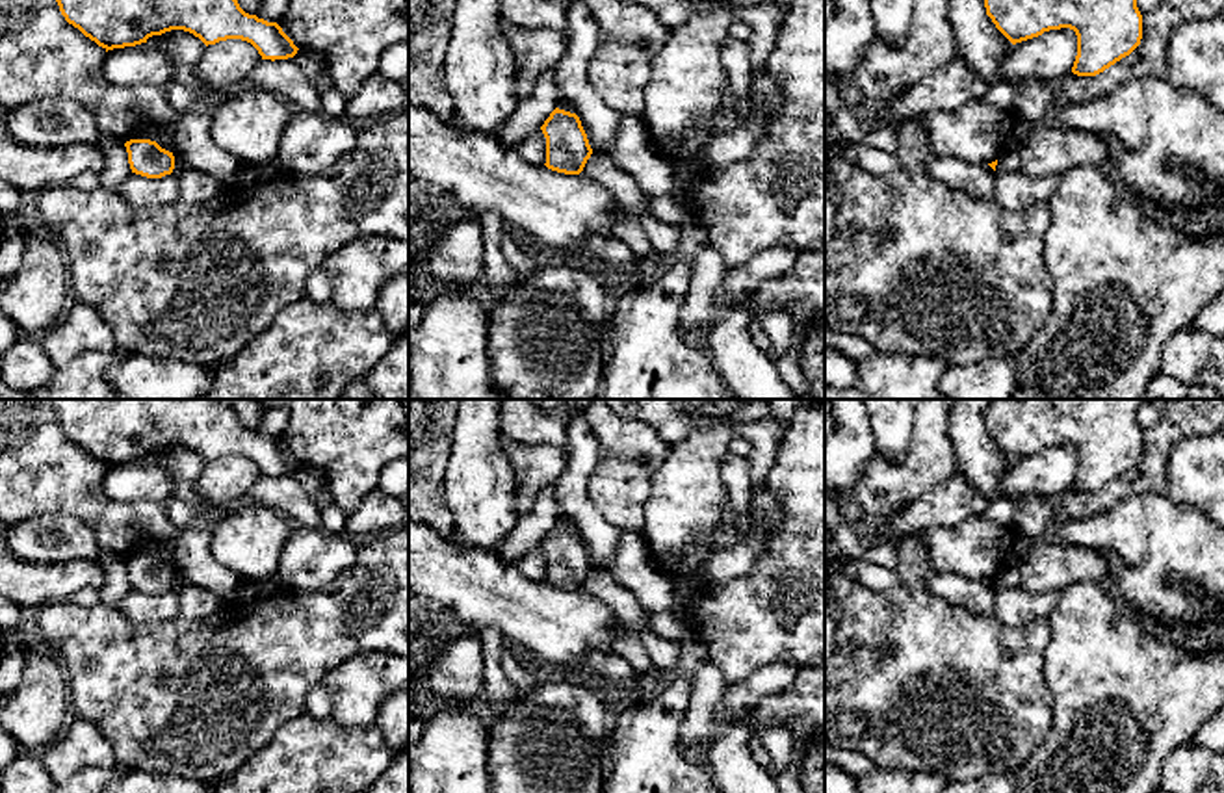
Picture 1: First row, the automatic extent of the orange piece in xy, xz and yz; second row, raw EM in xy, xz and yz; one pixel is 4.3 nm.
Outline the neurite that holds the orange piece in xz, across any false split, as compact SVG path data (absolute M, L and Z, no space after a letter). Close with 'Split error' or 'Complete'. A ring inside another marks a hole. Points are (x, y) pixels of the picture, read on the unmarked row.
M555 524L540 542L546 553L546 583L579 591L592 570L587 550L576 529Z. Complete

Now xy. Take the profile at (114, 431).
M50 399L61 431L85 453L95 457L106 468L113 464L136 462L147 459L152 451L171 446L184 446L199 453L206 462L227 455L251 459L262 475L288 475L297 470L293 457L277 438L267 438L256 431L245 429L232 407L219 399Z. Complete

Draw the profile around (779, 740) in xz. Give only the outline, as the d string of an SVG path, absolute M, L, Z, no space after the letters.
M767 726L756 730L756 734L771 754L773 765L769 771L775 778L778 778L795 760L793 743L797 737L786 726Z

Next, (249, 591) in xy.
M249 581L247 585L241 587L238 596L228 600L227 604L249 602L249 600L254 600L258 596L267 596L277 589L282 589L282 585L275 583L275 581L266 581L266 583L251 583Z

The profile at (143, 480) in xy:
M141 459L108 466L102 492L110 501L119 505L137 501L163 503L173 496L173 479L162 464Z

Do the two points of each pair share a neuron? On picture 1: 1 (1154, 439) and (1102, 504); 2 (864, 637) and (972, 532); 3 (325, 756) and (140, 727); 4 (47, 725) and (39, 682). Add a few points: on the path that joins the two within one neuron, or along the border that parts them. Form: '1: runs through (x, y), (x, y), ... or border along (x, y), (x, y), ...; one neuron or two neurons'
1: runs through (1154, 459), (1152, 468), (1141, 480), (1122, 487); one neuron
2: border along (918, 532), (927, 561), (937, 572); two neurons
3: border along (296, 717), (288, 719), (231, 773); two neurons
4: runs through (41, 714), (41, 693); one neuron

